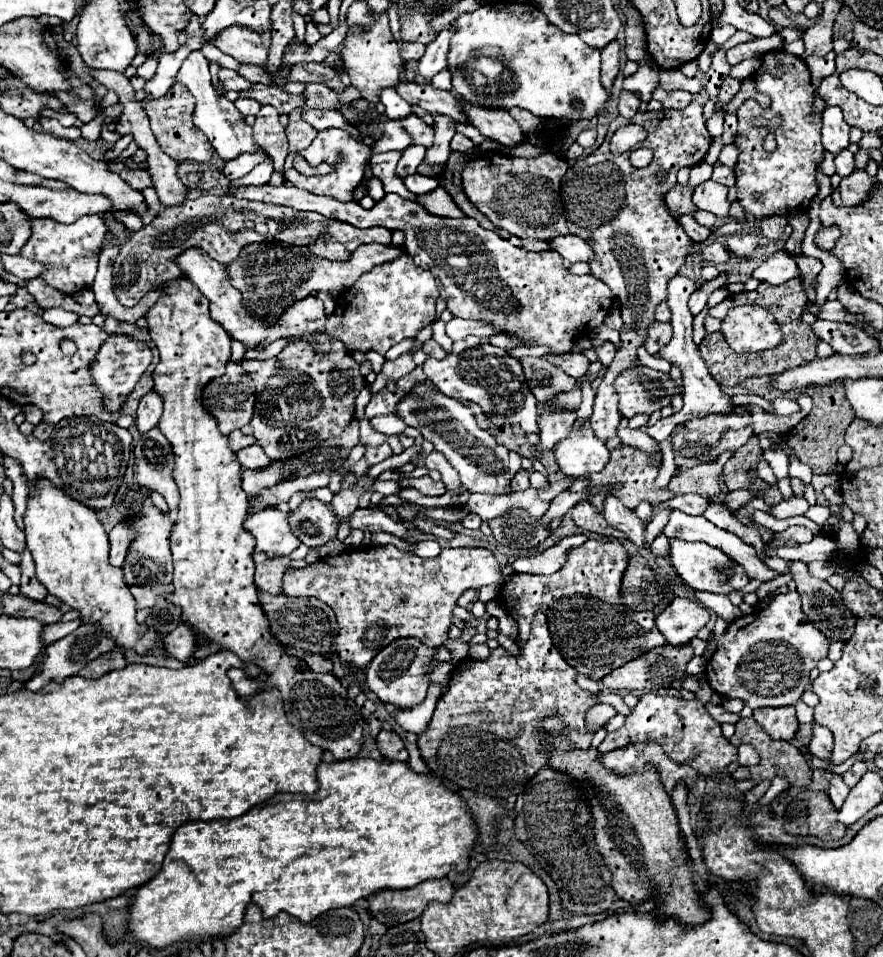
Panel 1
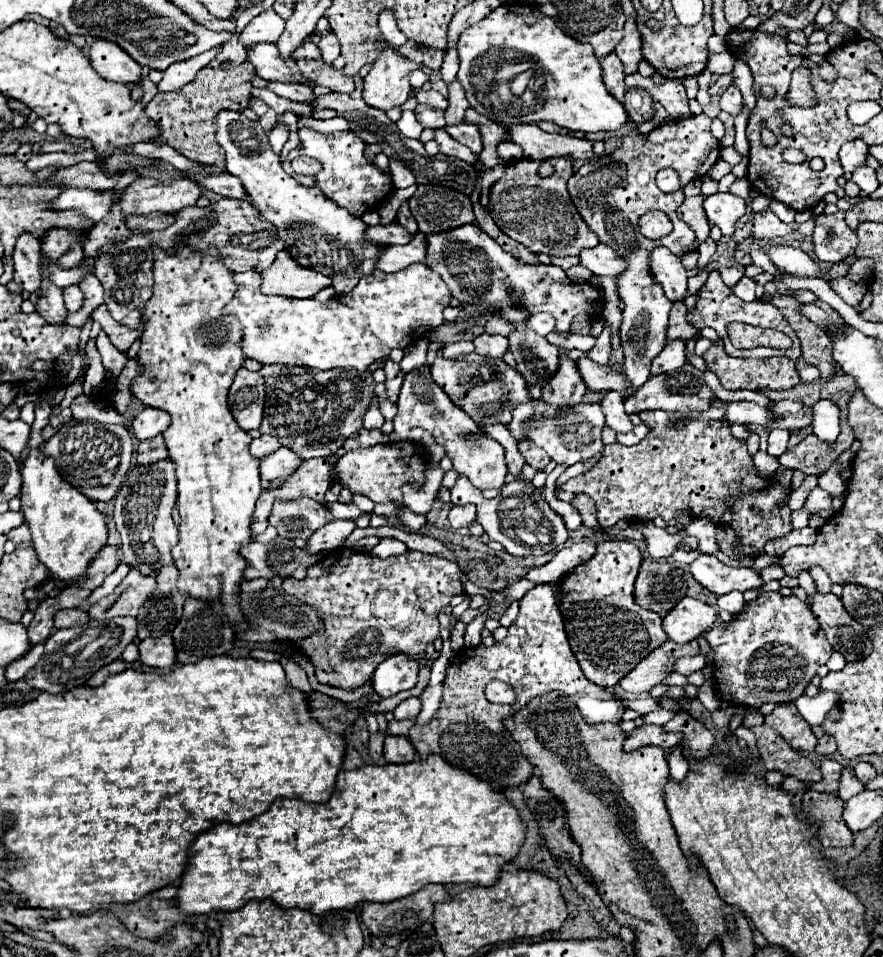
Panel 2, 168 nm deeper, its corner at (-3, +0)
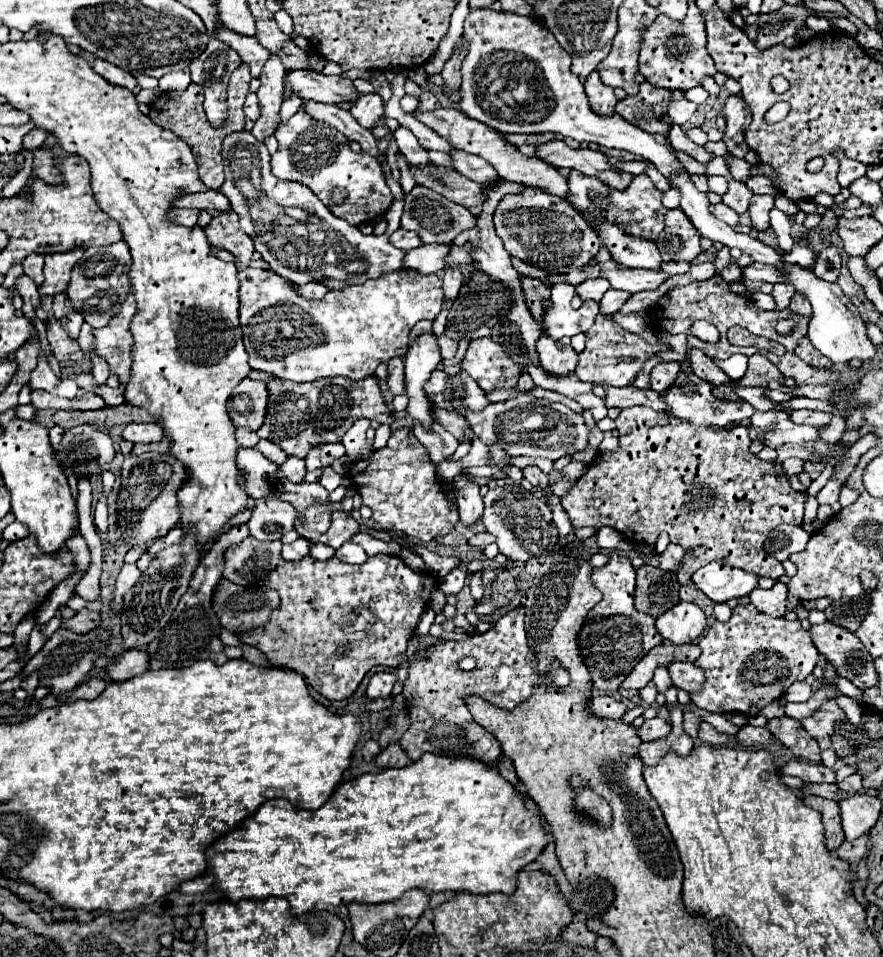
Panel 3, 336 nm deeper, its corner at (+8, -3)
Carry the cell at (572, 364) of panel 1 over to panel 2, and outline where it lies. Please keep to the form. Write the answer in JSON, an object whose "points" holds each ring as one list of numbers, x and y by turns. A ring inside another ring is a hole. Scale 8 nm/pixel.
{"points":[[590,358,578,360,578,370,588,386,588,390,616,390,616,392,628,392,628,380,624,372,612,370,610,366,600,366,592,362]]}

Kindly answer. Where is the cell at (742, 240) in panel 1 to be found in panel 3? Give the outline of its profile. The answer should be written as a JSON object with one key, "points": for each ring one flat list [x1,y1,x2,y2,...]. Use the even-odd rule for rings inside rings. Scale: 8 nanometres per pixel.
{"points":[[753,195,749,205,749,219,757,231,769,229,769,211,773,207,775,197,773,195]]}

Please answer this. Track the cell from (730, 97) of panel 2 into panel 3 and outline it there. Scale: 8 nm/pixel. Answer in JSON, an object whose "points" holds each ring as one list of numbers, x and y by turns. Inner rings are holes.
{"points":[[729,95,723,105,723,117,727,123,727,129,723,135,727,151,737,159,745,159,749,147,745,147,743,135,751,123,751,111,747,103,739,95]]}

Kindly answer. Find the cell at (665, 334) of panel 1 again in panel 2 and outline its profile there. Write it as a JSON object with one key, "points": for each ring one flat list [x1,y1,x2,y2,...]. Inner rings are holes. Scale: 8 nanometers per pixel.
{"points":[[676,340,676,342,670,342,664,346,664,350,654,358,652,362,652,376,656,374,666,374,666,372,672,372,672,370,678,370,686,364,686,352,684,352,684,342,682,340]]}

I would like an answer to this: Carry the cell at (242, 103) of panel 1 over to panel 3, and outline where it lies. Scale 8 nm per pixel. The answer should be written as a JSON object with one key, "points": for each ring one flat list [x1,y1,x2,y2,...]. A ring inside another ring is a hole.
{"points":[[255,93,247,95,247,101,245,101,243,109,245,109,245,117,247,119,251,119,251,121,259,119,259,103,257,103,257,95]]}

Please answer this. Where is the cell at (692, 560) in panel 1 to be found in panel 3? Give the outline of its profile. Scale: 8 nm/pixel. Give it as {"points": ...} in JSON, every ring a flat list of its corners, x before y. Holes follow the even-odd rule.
{"points":[[709,563,701,567,693,573,691,581,715,603,749,595,757,587,757,575,723,563]]}

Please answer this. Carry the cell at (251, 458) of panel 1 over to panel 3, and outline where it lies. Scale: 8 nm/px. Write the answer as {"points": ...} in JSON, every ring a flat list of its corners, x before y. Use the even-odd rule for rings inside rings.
{"points":[[287,457,285,463,279,465,279,471,293,483,301,483,305,477,305,461,299,457]]}

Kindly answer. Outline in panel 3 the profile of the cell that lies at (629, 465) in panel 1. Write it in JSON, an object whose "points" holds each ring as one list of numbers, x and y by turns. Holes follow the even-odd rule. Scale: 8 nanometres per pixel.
{"points":[[629,407,623,409,615,419,619,431,619,449,611,453,599,453,593,463,581,475,575,487,561,499,563,509,569,513,573,527,613,527,623,533,627,539,641,543,655,543,661,531,669,533,671,541,693,549,705,545,707,551,703,557,689,559,677,574,680,585,691,581,691,575,711,563,721,561,755,575,779,579,785,571,781,561,765,553,763,543,771,529,779,523,801,525,803,523,803,505,805,495,793,491,785,479,779,479,773,463,757,459,749,451,751,439,749,431,743,425,733,429,723,427,695,427,677,417,671,417,663,411,653,411,649,407]]}

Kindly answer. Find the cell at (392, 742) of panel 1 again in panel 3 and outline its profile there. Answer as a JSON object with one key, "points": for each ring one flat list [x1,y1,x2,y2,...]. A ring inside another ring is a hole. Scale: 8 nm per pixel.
{"points":[[391,743,389,747,385,747,377,757,375,763,379,769,389,769,389,767,405,767,409,763,407,753,401,749,399,743]]}

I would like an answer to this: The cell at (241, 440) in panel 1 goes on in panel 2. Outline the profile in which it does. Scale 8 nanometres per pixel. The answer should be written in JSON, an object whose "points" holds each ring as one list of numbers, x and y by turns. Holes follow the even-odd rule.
{"points":[[264,434,264,436,256,438,256,440,252,440,250,454,256,456,256,458,264,458,264,456,268,456,268,452,276,452,276,448,280,448,278,438]]}

